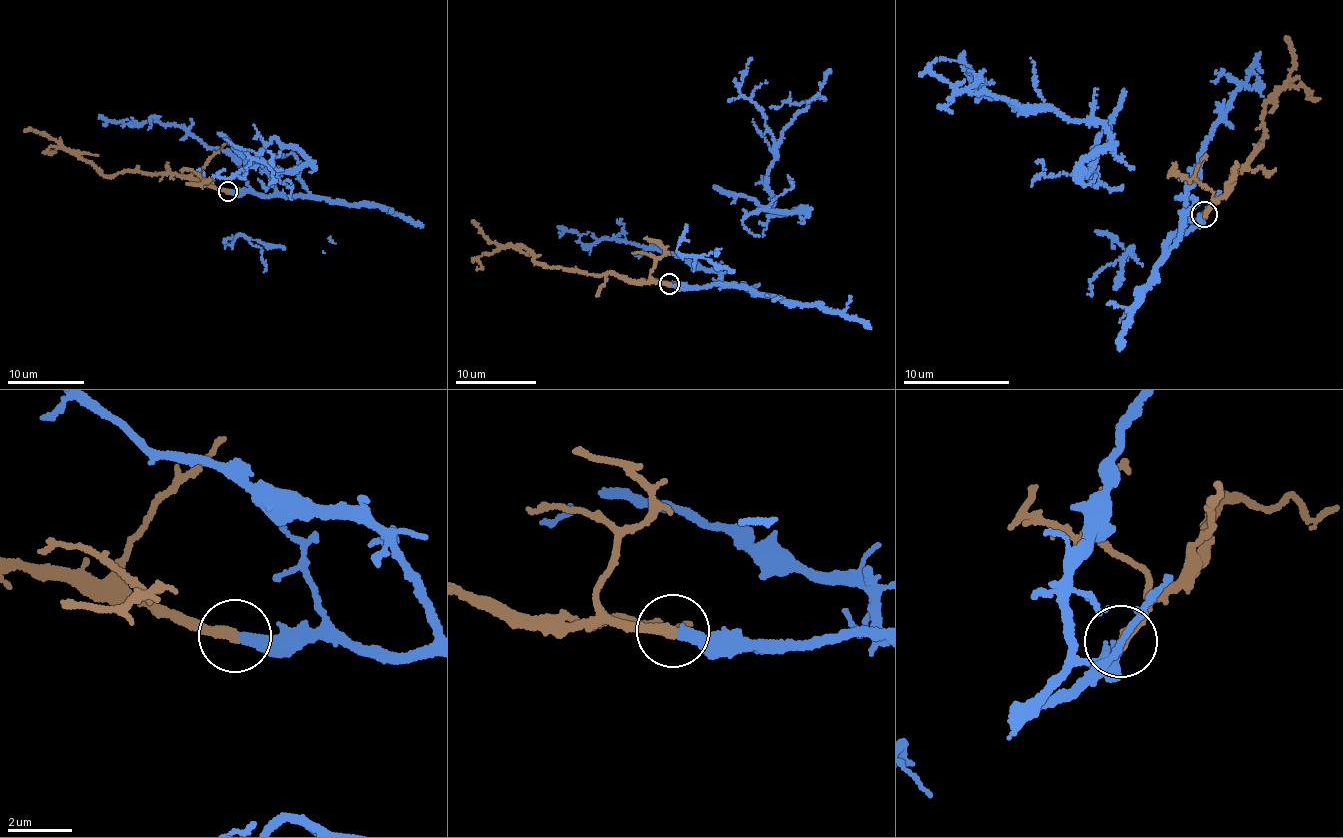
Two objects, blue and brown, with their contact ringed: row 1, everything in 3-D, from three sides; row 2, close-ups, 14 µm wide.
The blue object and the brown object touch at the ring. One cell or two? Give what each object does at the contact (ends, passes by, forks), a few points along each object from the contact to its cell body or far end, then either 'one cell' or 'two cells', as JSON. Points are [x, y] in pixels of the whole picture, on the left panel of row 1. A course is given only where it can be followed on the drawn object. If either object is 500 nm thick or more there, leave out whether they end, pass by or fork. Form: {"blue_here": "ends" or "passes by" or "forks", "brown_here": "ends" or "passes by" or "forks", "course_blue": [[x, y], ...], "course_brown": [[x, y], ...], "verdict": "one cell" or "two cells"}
{"blue_here": "ends", "brown_here": "ends", "course_blue": [[228, 192], [274, 193], [266, 167], [278, 177], [264, 187], [307, 160], [273, 138], [253, 167], [203, 184]], "course_brown": [[228, 192], [202, 181], [165, 173], [128, 169], [111, 176], [102, 174], [46, 137], [24, 130]], "verdict": "one cell"}

